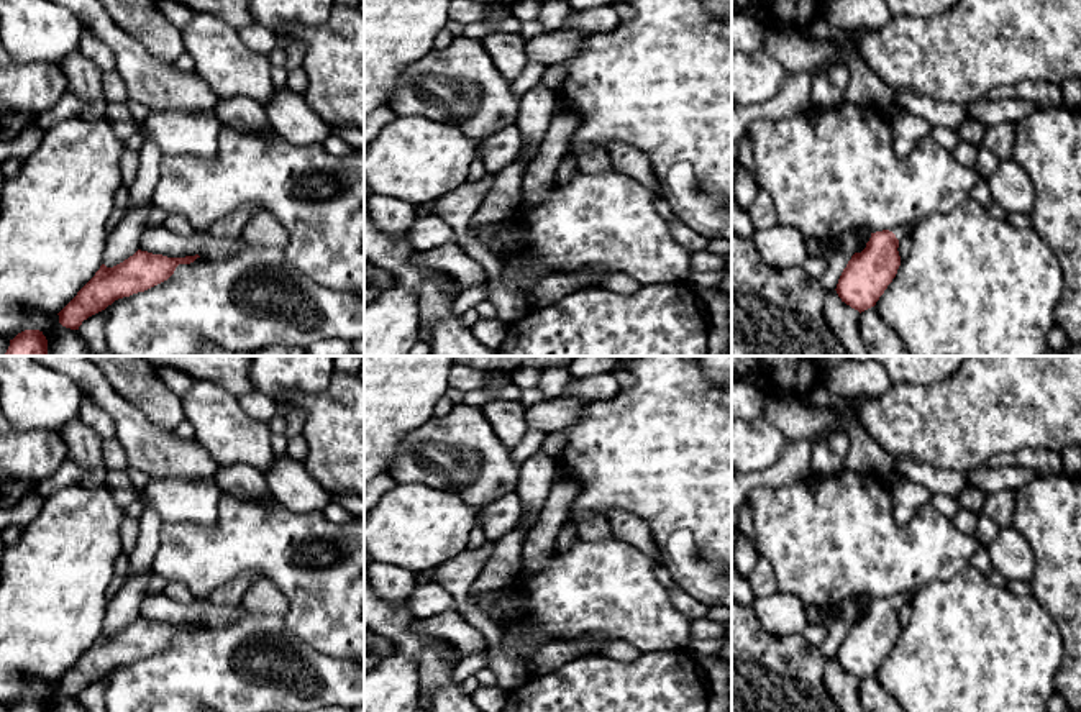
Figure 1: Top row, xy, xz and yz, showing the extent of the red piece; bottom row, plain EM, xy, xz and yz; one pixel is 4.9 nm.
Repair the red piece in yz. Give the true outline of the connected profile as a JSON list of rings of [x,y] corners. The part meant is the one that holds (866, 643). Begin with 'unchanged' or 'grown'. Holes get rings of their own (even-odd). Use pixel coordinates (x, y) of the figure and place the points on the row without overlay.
grown; [[[897,594],[894,599],[871,600],[866,615],[851,623],[838,646],[835,658],[842,669],[860,681],[876,673],[901,633],[899,607],[912,597]]]

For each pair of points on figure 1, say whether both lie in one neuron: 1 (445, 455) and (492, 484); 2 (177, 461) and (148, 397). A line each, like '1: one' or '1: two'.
1: one
2: two

